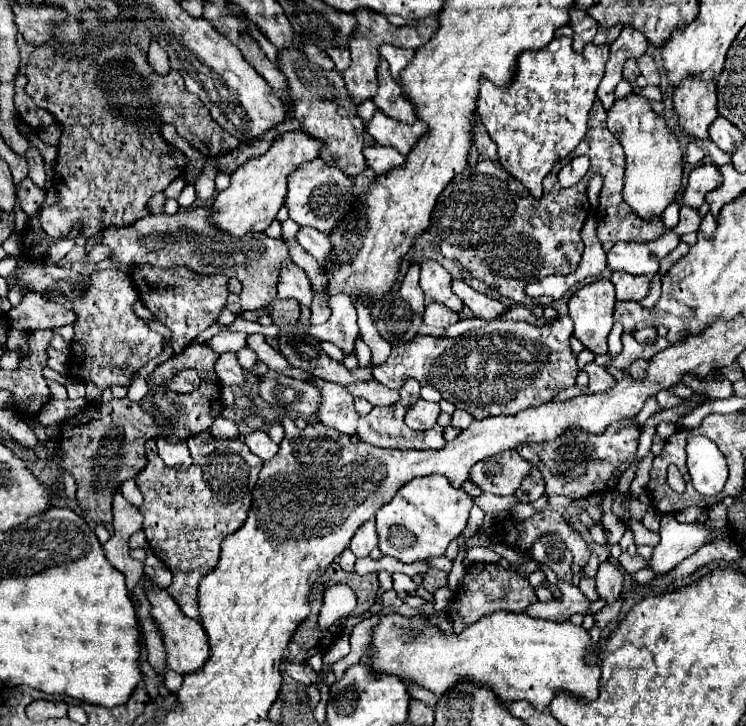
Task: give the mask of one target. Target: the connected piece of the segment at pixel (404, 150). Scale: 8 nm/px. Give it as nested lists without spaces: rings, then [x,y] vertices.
[[[376,110],[374,118],[368,122],[368,134],[378,144],[396,148],[404,156],[410,154],[410,150],[426,134],[426,130],[428,128],[422,120],[416,120],[416,124],[400,124],[400,122],[384,116],[380,110]]]

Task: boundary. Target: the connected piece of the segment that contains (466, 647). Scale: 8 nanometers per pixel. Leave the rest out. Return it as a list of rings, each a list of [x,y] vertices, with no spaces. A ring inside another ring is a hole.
[[[494,612],[484,616],[482,620],[467,626],[460,634],[442,634],[436,628],[428,626],[418,616],[404,618],[400,614],[390,614],[380,620],[374,628],[372,636],[374,660],[372,668],[378,674],[396,674],[398,678],[410,678],[416,684],[444,694],[450,690],[458,680],[472,680],[476,684],[488,684],[494,692],[498,692],[500,700],[514,702],[514,700],[528,700],[534,708],[544,710],[552,702],[558,692],[572,692],[576,698],[586,702],[598,698],[598,684],[600,684],[600,662],[590,664],[586,658],[598,652],[598,646],[592,646],[590,634],[584,626],[576,626],[570,620],[566,622],[552,622],[542,618],[532,618],[528,614],[516,612]]]

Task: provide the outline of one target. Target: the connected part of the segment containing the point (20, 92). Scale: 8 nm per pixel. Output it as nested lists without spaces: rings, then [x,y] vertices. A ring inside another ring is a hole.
[[[18,76],[16,78],[16,96],[14,96],[14,104],[16,104],[16,110],[20,114],[20,118],[32,126],[34,130],[40,130],[44,126],[50,126],[52,122],[56,122],[56,118],[48,112],[48,110],[42,110],[34,104],[34,100],[26,94],[24,90],[26,86],[26,78],[24,76]],[[42,124],[42,126],[40,126]]]

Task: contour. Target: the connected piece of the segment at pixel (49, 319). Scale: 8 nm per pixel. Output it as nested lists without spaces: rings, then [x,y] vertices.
[[[24,288],[22,292],[24,294],[18,304],[18,310],[8,312],[12,328],[28,332],[34,328],[60,328],[76,320],[76,314],[72,310],[66,310],[62,304],[54,302],[52,298],[34,292],[30,288]]]

